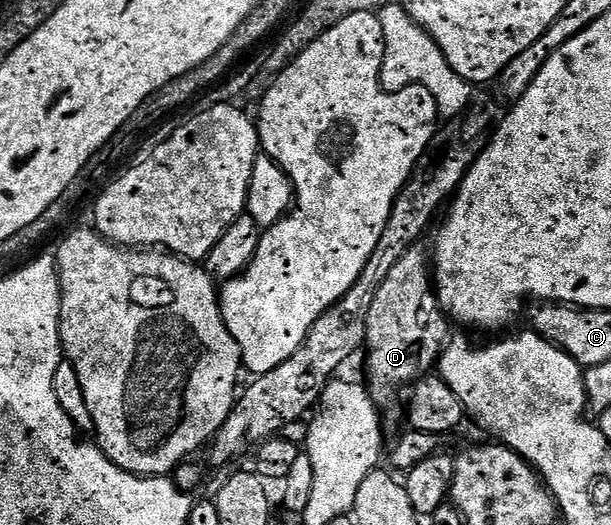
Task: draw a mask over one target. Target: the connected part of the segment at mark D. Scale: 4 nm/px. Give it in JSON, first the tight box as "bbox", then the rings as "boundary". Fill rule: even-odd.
{"bbox":[364,246,452,406],"boundary":[[[422,246],[409,248],[400,262],[392,266],[388,278],[384,278],[384,286],[376,293],[376,299],[368,309],[368,330],[366,331],[366,343],[364,345],[364,357],[366,356],[366,376],[371,398],[378,406],[390,404],[394,400],[394,384],[413,385],[423,374],[429,373],[437,365],[442,357],[442,351],[452,339],[451,321],[441,304],[438,303],[438,293],[432,279],[432,256]]]}

